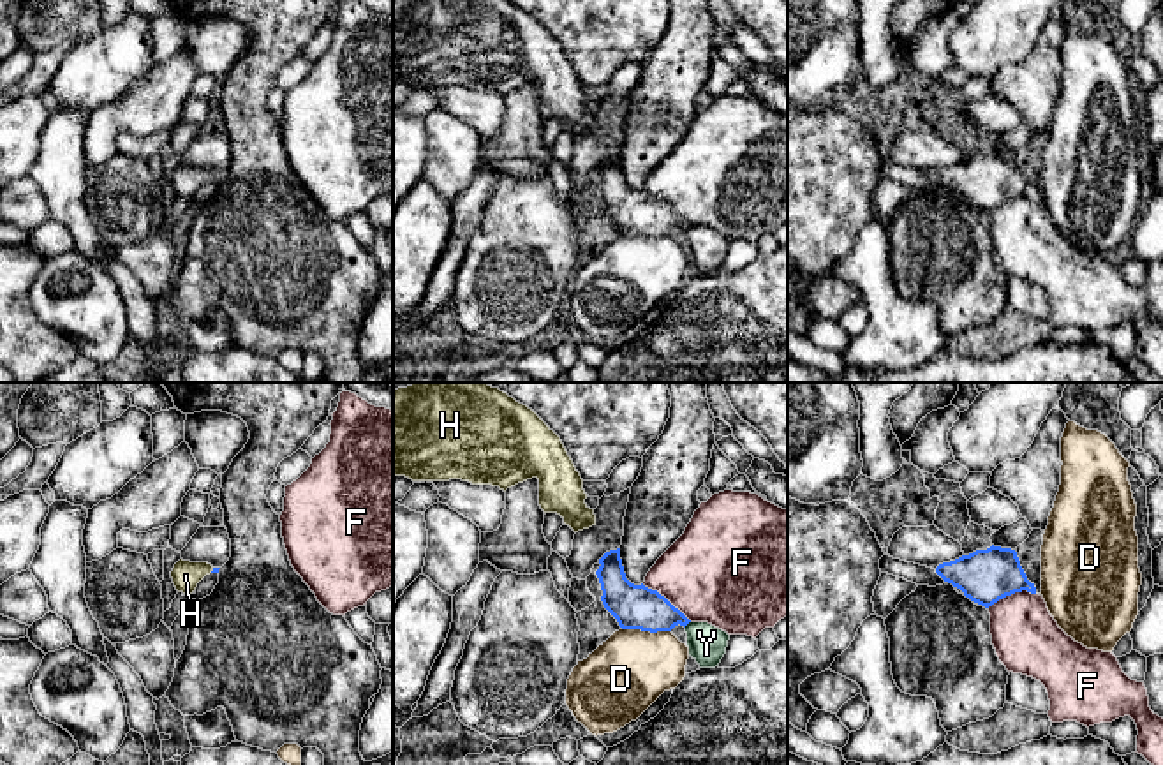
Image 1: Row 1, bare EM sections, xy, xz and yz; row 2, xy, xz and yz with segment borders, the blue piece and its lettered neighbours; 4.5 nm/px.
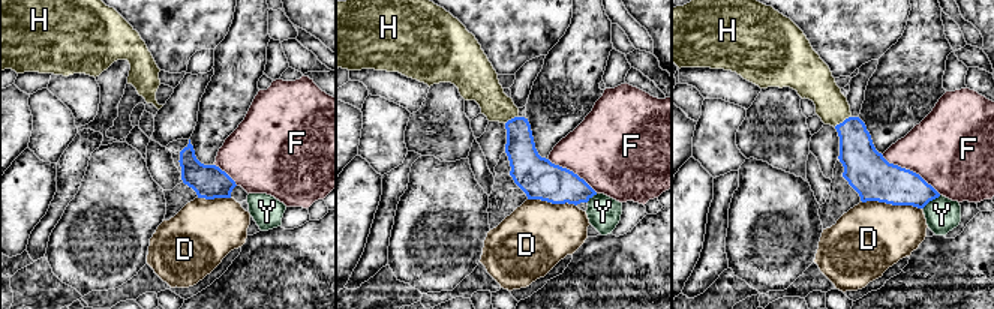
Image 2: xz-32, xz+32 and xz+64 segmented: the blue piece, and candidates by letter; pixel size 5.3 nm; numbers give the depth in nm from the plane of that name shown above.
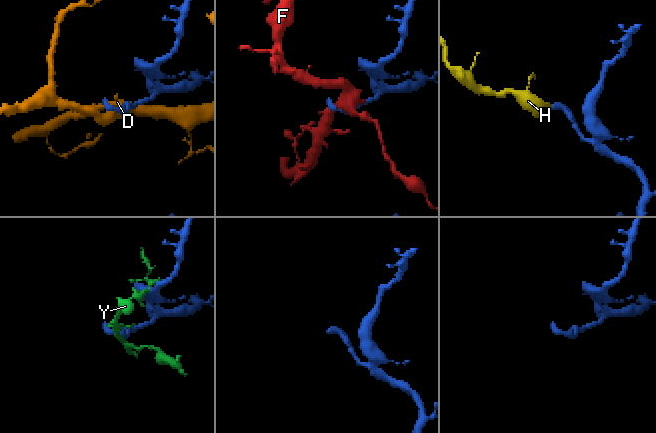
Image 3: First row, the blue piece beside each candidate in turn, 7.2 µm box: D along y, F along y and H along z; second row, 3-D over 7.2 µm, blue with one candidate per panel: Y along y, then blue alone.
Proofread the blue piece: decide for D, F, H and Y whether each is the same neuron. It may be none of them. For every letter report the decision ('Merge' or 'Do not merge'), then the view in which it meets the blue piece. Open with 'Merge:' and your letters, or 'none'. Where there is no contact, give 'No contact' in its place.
Merge: H
D: Do not merge. Touches blue in xz
F: Do not merge. Touches blue in xz
H: Merge. Touches blue in xy
Y: Do not merge. Touches blue in xz

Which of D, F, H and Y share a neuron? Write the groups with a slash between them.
D / F / H / Y

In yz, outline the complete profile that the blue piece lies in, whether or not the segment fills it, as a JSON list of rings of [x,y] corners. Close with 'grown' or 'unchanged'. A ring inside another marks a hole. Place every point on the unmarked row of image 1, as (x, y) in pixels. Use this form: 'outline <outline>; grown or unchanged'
outline [[[992,150],[987,155],[943,167],[936,178],[985,213],[1015,197],[1036,199],[1034,189],[1027,185],[1017,157],[1011,153]]]; unchanged

